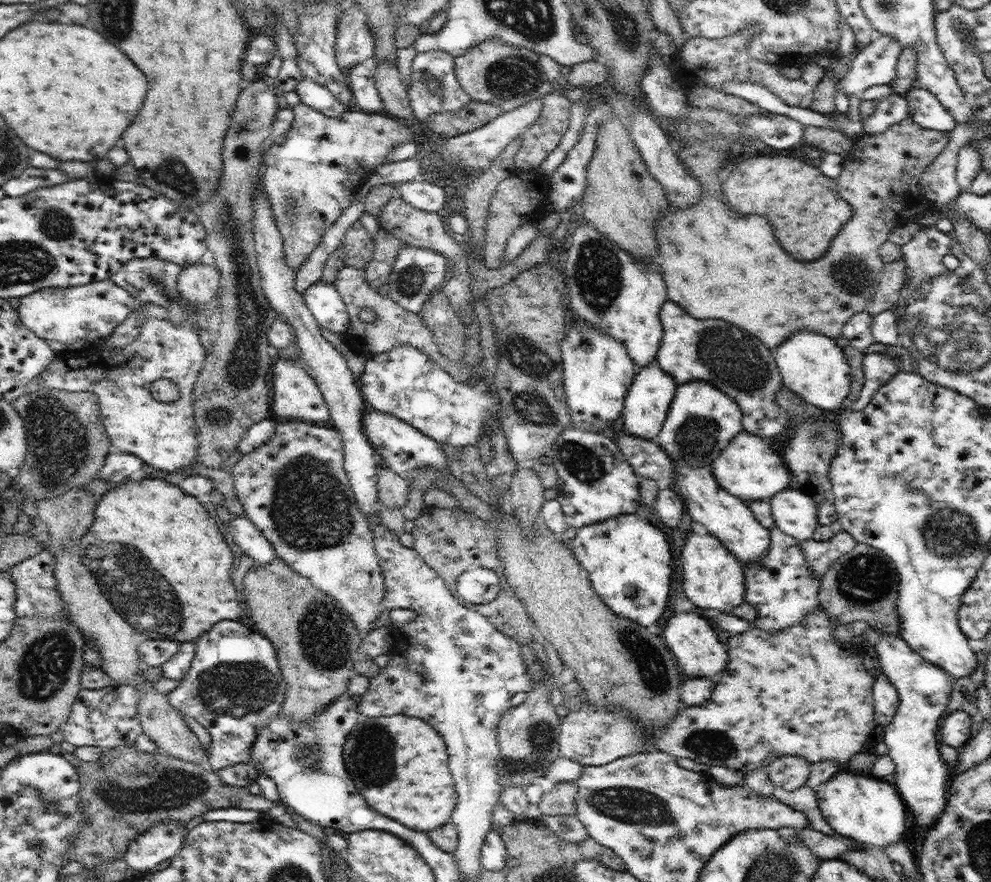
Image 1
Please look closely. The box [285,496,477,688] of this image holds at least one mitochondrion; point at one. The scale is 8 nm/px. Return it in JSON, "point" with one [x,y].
{"point":[324,640]}

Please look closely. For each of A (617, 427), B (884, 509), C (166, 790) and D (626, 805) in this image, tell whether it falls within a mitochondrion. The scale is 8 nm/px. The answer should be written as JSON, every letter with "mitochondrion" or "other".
{"A":"other","B":"other","C":"mitochondrion","D":"mitochondrion"}

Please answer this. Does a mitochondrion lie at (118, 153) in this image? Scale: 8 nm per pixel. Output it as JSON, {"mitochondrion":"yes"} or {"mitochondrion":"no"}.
{"mitochondrion":"no"}

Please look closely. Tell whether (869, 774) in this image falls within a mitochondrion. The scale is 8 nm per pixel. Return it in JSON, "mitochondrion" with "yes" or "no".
{"mitochondrion":"no"}

